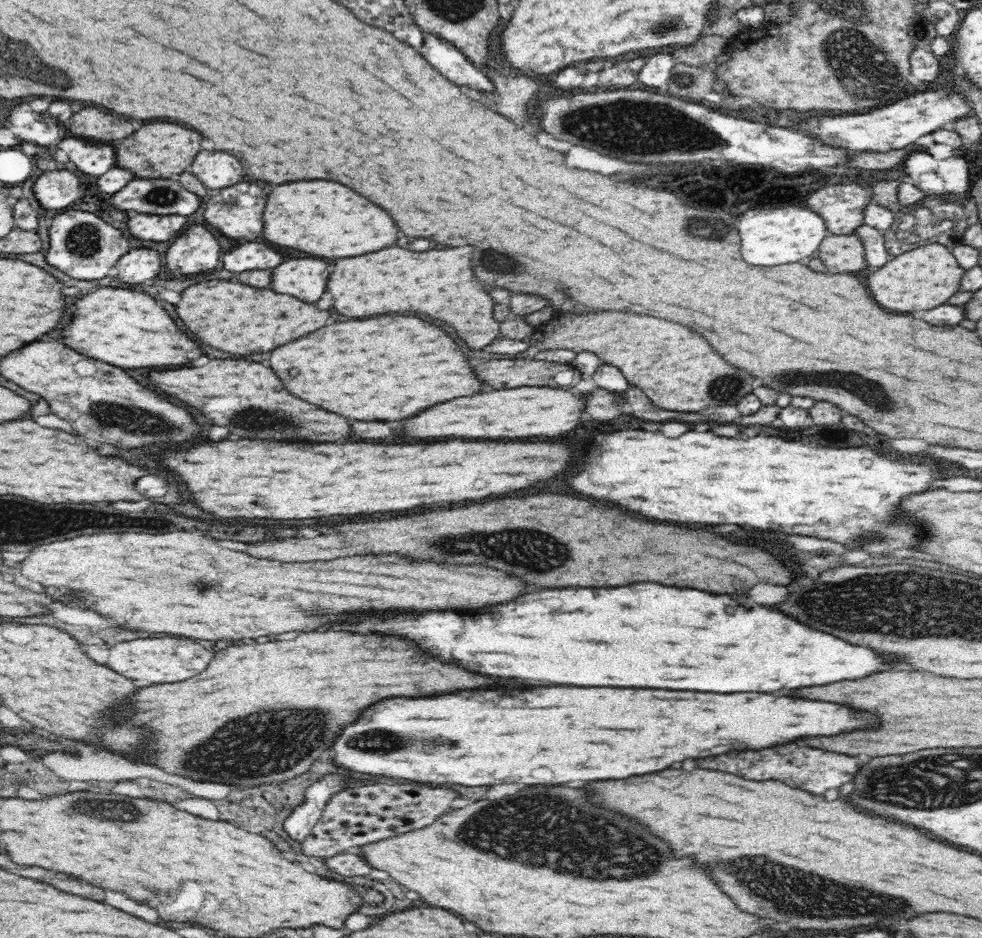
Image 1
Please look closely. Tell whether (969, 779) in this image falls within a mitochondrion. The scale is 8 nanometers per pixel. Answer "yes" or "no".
yes

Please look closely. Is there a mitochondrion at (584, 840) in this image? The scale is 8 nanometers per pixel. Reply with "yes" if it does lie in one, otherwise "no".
yes

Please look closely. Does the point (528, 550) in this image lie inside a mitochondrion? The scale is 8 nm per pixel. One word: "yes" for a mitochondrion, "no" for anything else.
yes

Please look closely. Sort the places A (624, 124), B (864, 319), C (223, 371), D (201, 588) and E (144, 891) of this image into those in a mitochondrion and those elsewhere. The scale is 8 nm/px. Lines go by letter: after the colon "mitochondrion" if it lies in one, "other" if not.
A: mitochondrion
B: other
C: other
D: mitochondrion
E: mitochondrion

